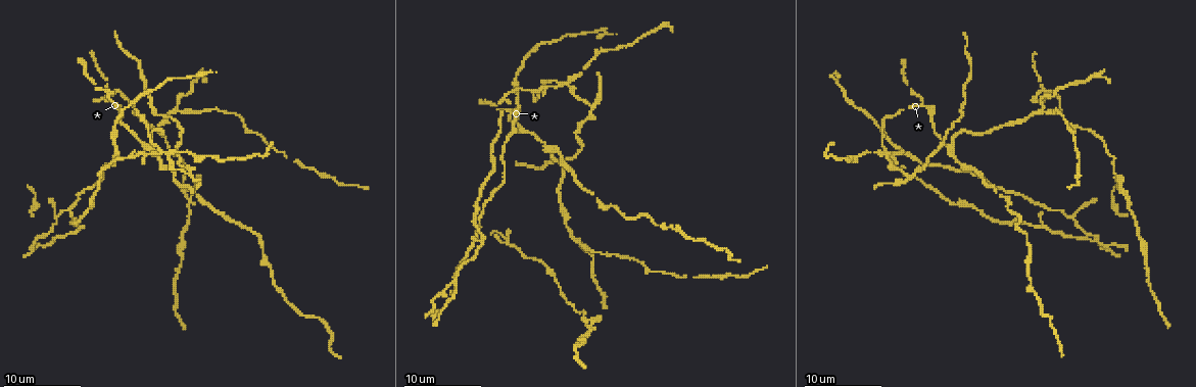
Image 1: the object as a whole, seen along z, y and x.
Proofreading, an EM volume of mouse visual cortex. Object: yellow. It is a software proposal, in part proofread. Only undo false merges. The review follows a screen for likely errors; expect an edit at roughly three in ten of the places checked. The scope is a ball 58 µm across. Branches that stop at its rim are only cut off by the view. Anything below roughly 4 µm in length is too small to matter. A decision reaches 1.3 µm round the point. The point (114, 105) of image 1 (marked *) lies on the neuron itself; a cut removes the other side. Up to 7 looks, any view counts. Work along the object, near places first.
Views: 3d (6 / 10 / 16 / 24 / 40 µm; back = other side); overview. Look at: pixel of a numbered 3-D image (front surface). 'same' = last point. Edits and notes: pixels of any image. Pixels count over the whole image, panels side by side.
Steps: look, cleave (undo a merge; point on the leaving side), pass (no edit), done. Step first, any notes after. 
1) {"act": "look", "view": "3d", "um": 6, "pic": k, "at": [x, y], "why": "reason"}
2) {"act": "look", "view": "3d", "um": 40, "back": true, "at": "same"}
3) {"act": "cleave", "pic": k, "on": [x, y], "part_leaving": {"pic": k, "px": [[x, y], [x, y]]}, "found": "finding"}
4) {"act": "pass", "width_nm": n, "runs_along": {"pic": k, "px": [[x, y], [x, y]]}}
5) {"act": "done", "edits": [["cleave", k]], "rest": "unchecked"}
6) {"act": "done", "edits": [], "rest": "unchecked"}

{"act": "look", "view": "3d", "um": 10, "pic": 1, "at": [167, 153], "why": "four arms meet"}

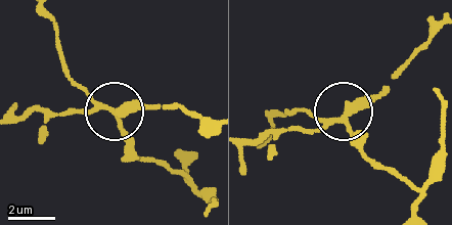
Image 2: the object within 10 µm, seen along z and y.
{"act": "look", "view": "3d", "um": 10, "back": true, "pic": 2, "at": [114, 112], "why": "from behind"}

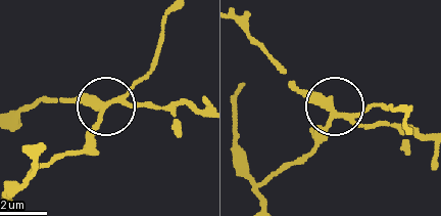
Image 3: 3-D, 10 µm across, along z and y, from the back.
{"act": "cleave", "pic": 3, "on": [139, 81], "width_nm": 260, "part_leaving": {"pic": 3, "px": [[112, 102], [85, 147], [55, 155], [33, 171], [38, 159]]}, "found": "a second neuron is stuck on"}

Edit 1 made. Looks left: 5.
{"act": "look", "view": "overview", "why": "see it whole again"}

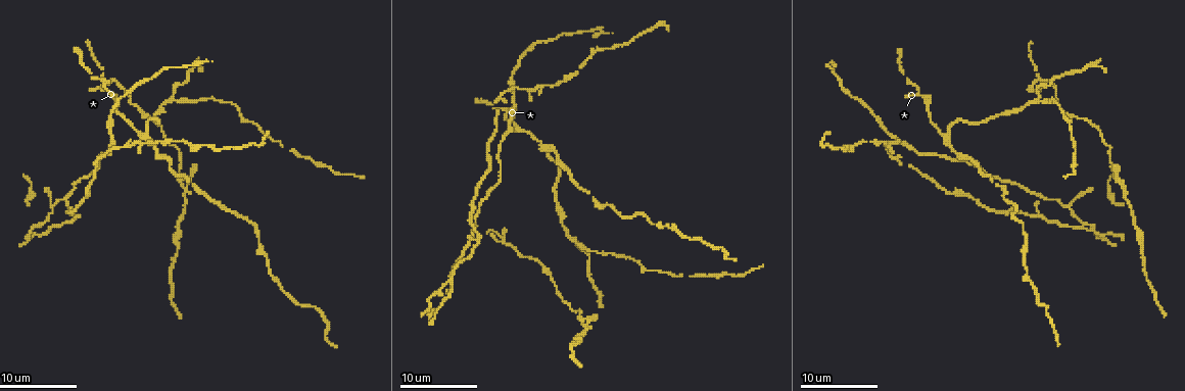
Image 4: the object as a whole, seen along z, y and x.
{"act": "look", "view": "3d", "um": 10, "pic": 4, "at": [947, 136], "why": "branch point"}

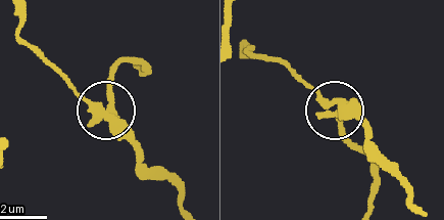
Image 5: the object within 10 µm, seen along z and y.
{"act": "look", "view": "3d", "um": 6, "pic": 5, "at": [110, 105]}

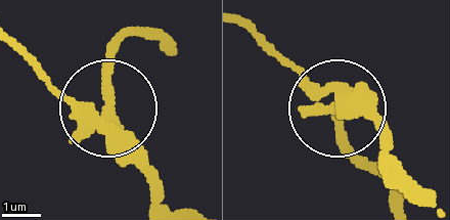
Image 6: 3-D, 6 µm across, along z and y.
{"act": "pass", "runs_along": {"pic": 6, "px": [[17, 46], [66, 95], [102, 108], [161, 180]]}, "found": "one neuron here"}

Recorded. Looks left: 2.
{"act": "look", "view": "3d", "um": 6, "pic": 4, "at": [556, 183], "why": "thin neck"}

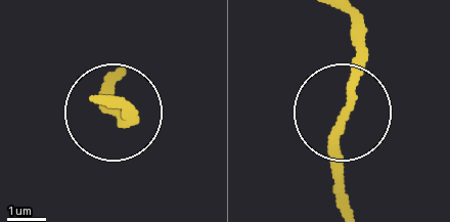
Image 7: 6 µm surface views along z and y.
{"act": "look", "view": "3d", "um": 6, "back": true, "pic": 7, "at": [349, 103]}

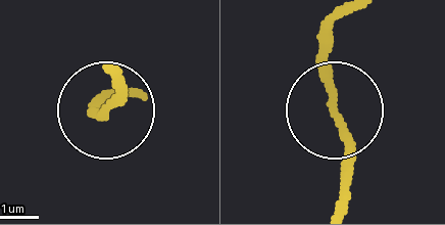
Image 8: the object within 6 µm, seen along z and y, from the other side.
{"act": "pass", "runs_along": {"pic": 8, "px": [[338, 14], [329, 92], [348, 151], [348, 196]]}, "found": "continuous, no second neuron"}

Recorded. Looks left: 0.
{"act": "done", "edits": [["cleave", 3]], "rest": "unchecked"}

